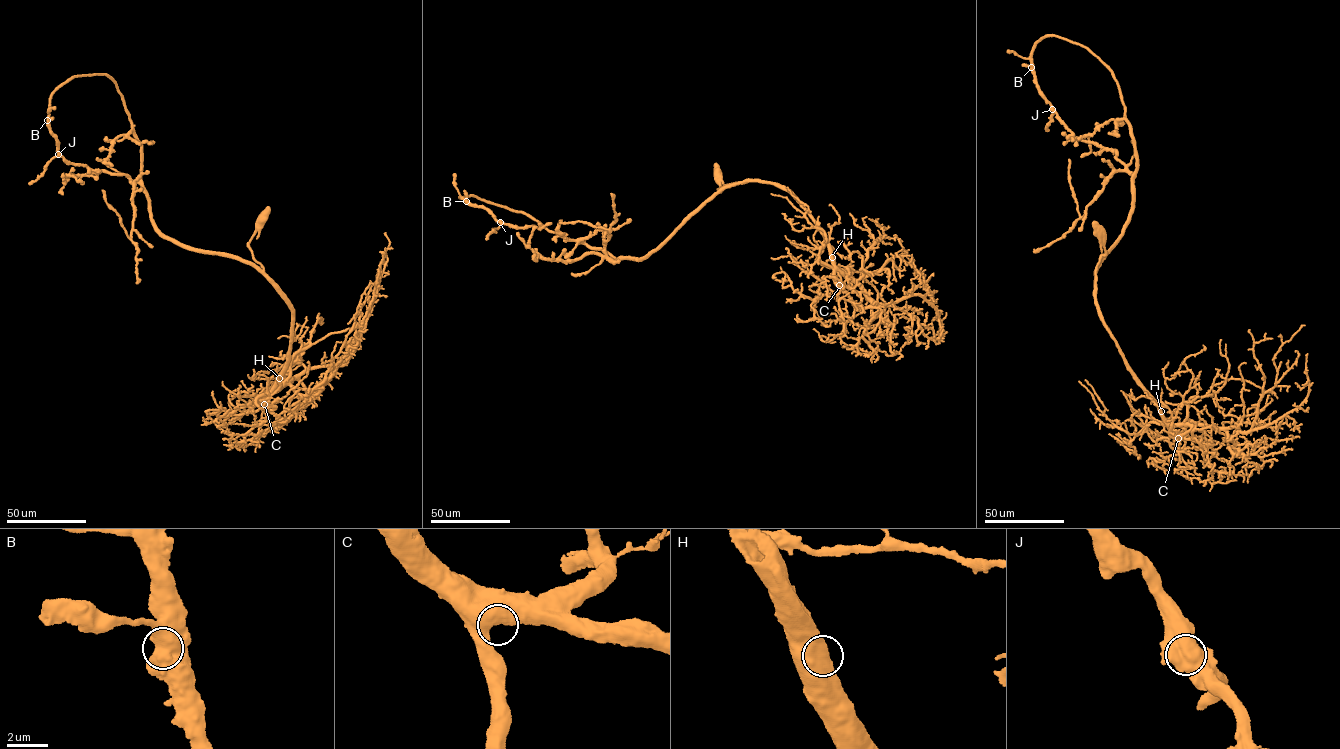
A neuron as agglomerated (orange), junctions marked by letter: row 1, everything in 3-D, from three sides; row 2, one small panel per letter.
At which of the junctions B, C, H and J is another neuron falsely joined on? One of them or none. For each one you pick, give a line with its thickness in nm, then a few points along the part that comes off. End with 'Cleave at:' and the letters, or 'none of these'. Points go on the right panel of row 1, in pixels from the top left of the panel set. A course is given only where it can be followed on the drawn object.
Cleave at: none of these

